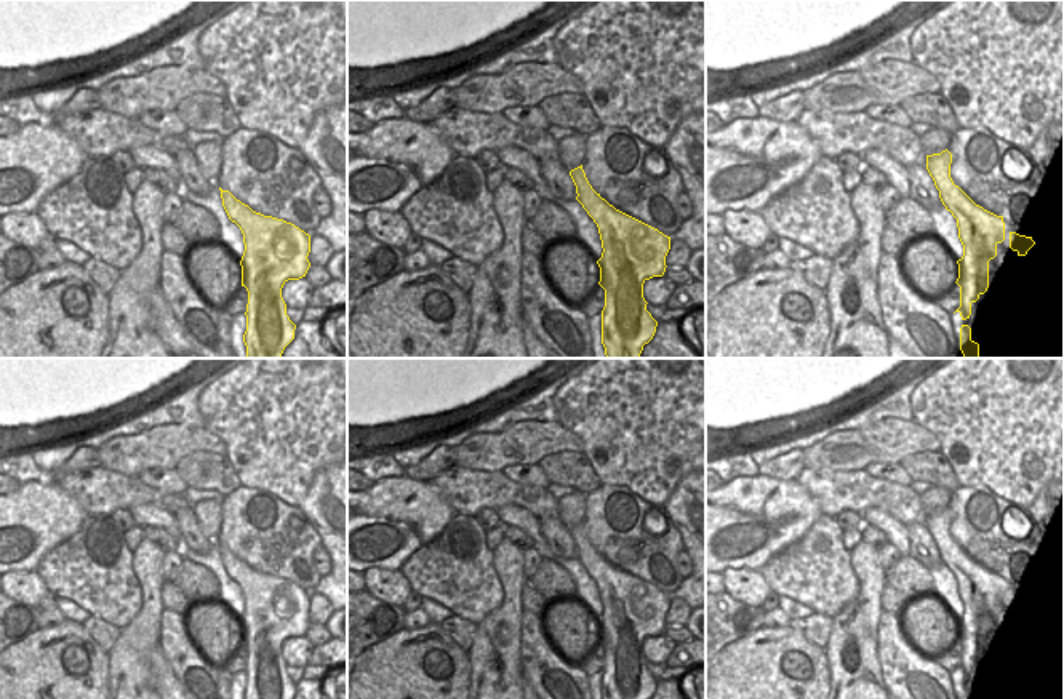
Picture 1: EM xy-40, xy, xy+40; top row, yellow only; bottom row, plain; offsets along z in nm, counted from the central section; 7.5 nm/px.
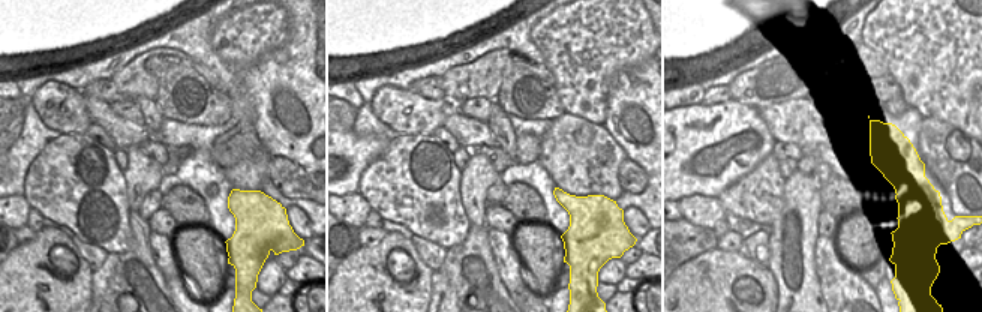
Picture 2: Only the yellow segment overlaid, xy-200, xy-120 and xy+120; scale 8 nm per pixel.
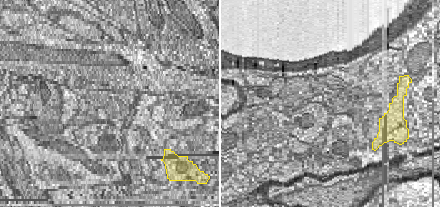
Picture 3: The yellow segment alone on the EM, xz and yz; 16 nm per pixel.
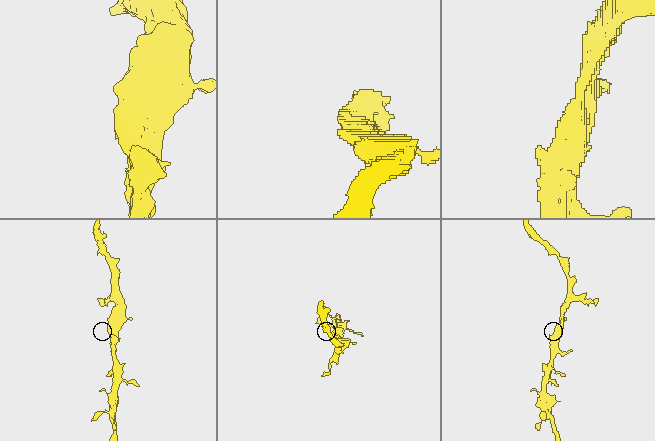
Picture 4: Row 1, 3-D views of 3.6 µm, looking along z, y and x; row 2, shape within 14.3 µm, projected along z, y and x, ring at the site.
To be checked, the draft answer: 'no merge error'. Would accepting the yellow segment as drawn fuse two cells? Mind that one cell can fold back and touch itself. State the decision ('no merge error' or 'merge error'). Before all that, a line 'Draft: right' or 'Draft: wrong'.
Draft: right
no merge error

